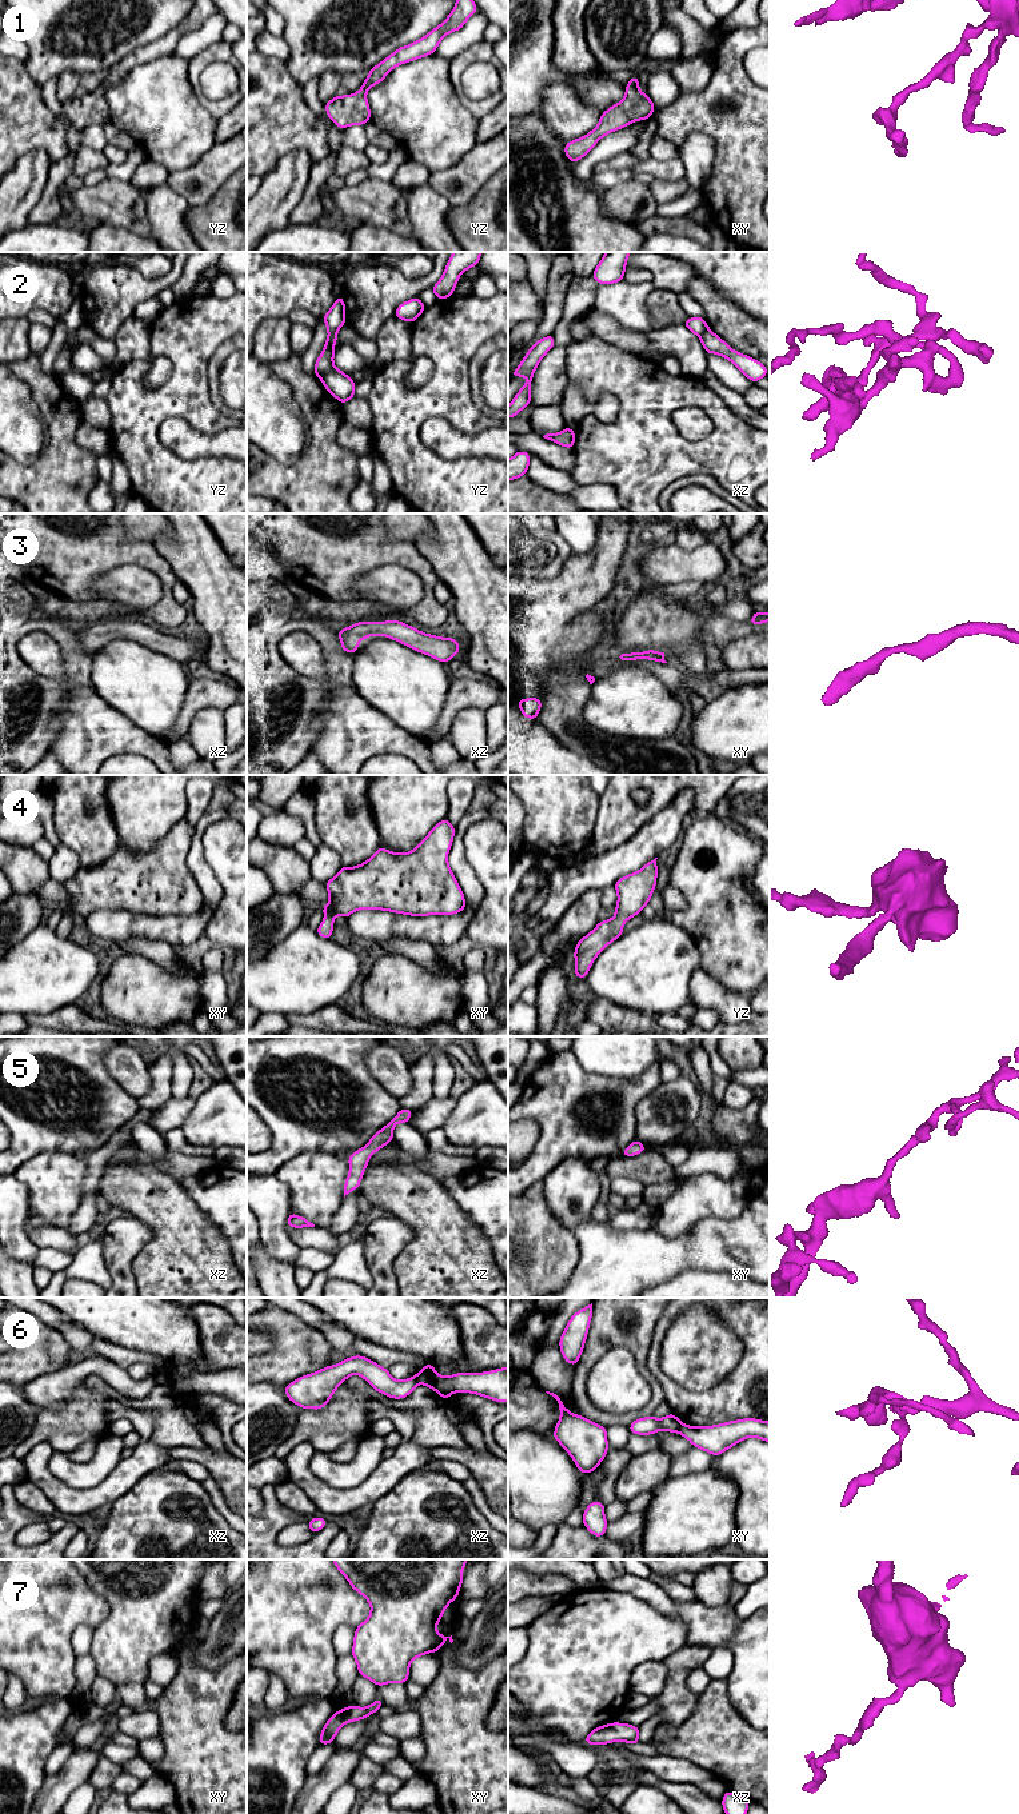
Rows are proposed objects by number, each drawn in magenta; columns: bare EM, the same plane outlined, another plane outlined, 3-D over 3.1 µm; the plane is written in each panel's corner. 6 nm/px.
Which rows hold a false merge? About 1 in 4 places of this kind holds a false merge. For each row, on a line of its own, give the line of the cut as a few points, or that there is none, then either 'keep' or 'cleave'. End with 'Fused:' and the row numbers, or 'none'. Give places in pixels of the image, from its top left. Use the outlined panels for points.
1: no cut; keep
2: cut in yz along (334, 366), (323, 383); cleave
3: no cut; keep
4: no cut; keep
5: no cut; keep
6: cut in xy along (680, 1423), (676, 1431); cleave
7: no cut; keep
Fused: 2, 6

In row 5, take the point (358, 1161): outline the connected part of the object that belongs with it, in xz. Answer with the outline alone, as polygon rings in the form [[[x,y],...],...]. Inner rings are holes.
[[[400,1108],[399,1114],[380,1131],[377,1131],[365,1147],[355,1151],[349,1155],[349,1174],[344,1183],[344,1198],[352,1192],[353,1190],[360,1187],[360,1182],[364,1174],[367,1164],[369,1163],[369,1158],[372,1154],[379,1151],[381,1147],[393,1140],[393,1128],[396,1123],[409,1123],[409,1118],[413,1110]]]

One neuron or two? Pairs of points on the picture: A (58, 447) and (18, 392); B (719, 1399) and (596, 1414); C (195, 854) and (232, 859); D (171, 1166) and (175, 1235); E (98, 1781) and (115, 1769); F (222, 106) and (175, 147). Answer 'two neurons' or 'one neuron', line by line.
A: two neurons
B: two neurons
C: two neurons
D: two neurons
E: one neuron
F: two neurons

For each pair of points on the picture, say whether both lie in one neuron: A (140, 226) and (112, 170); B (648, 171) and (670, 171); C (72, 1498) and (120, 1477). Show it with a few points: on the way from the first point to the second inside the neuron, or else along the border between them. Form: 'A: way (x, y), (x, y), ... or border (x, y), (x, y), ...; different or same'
A: border (107, 176), (130, 183); different
B: way (654, 171), (664, 171); same
C: way (84, 1498), (96, 1498), (108, 1489); same

